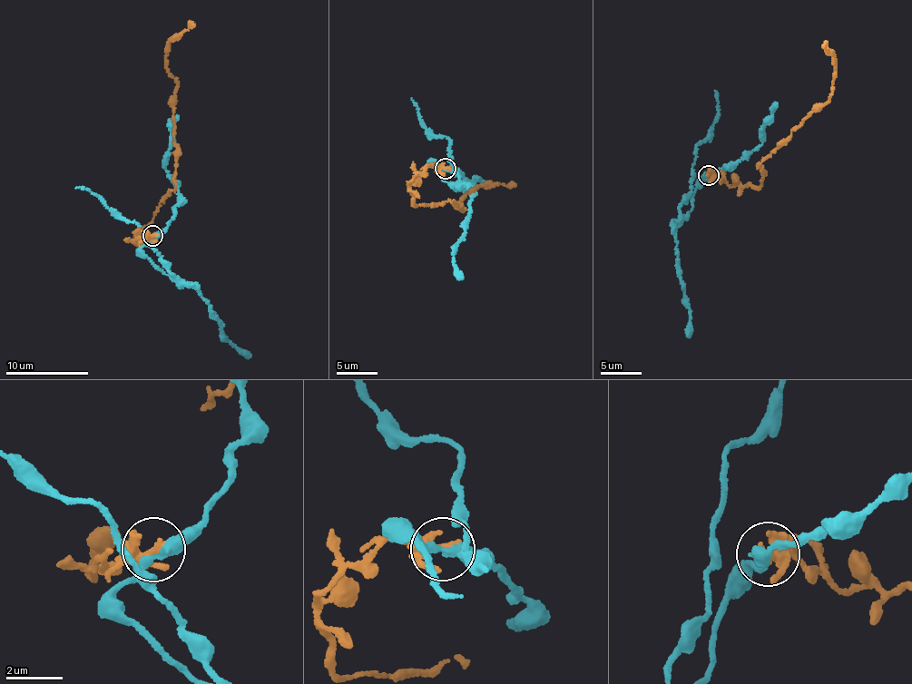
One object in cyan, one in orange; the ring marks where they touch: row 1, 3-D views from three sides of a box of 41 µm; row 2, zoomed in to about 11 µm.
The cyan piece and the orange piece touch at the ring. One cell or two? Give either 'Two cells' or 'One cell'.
Two cells

